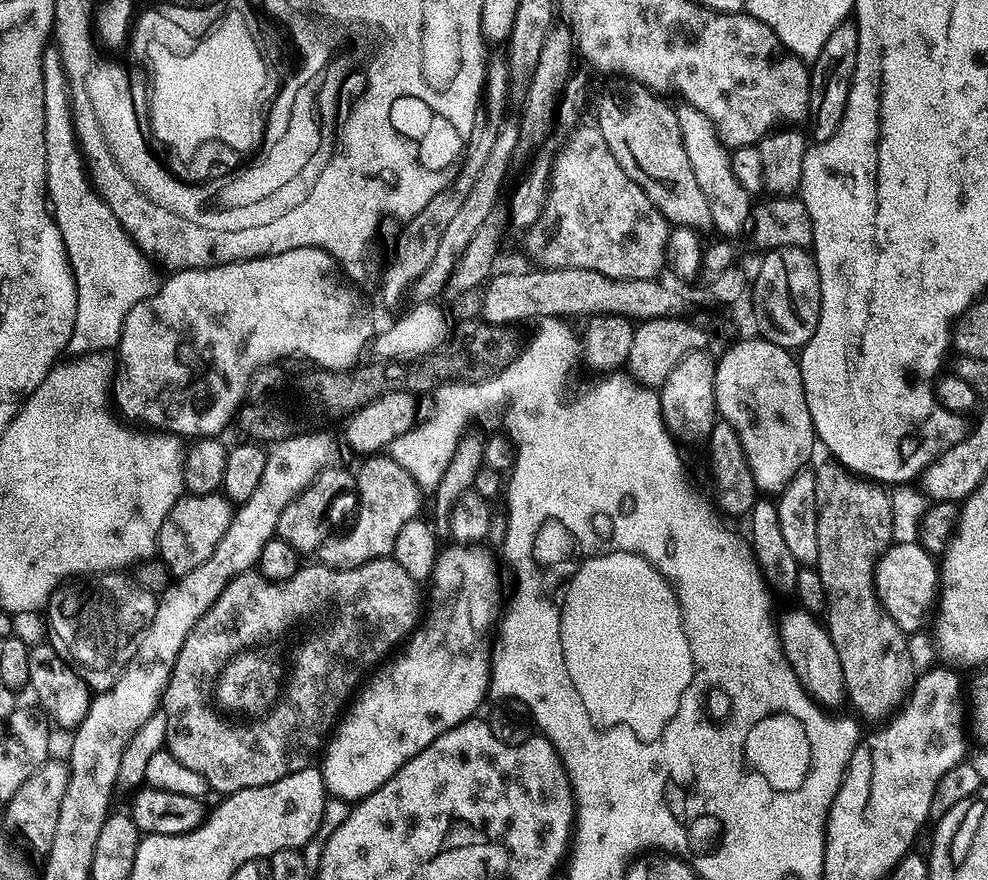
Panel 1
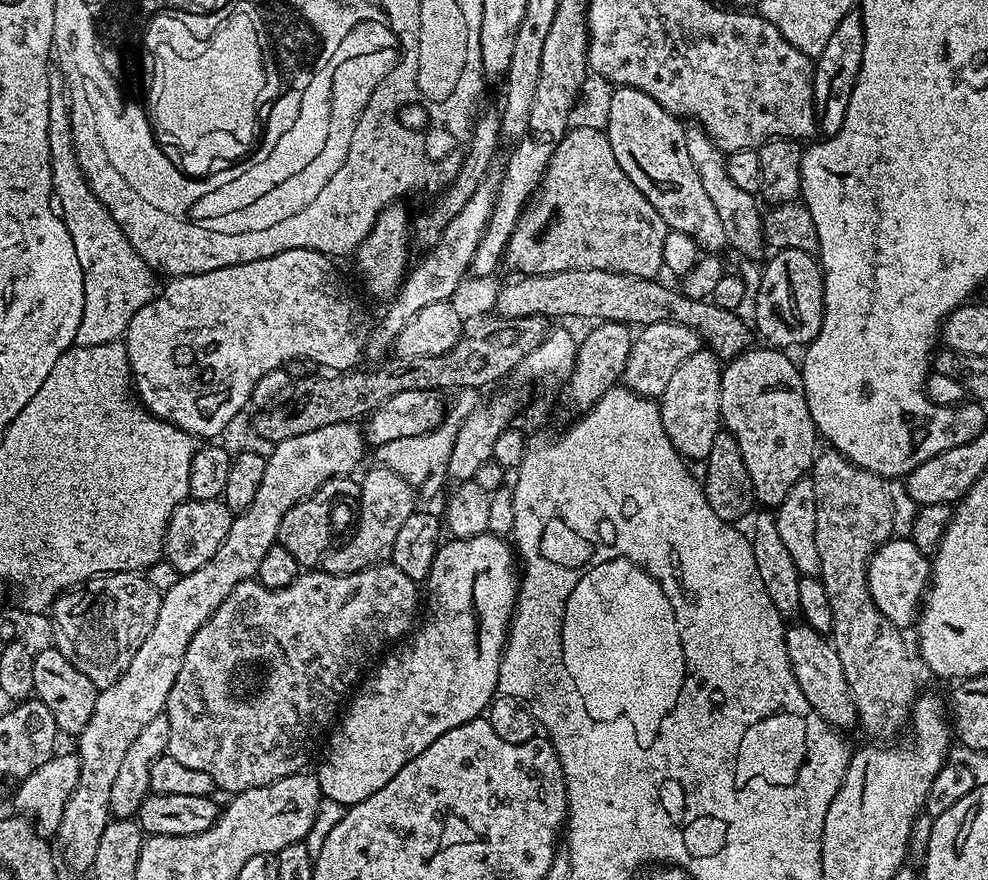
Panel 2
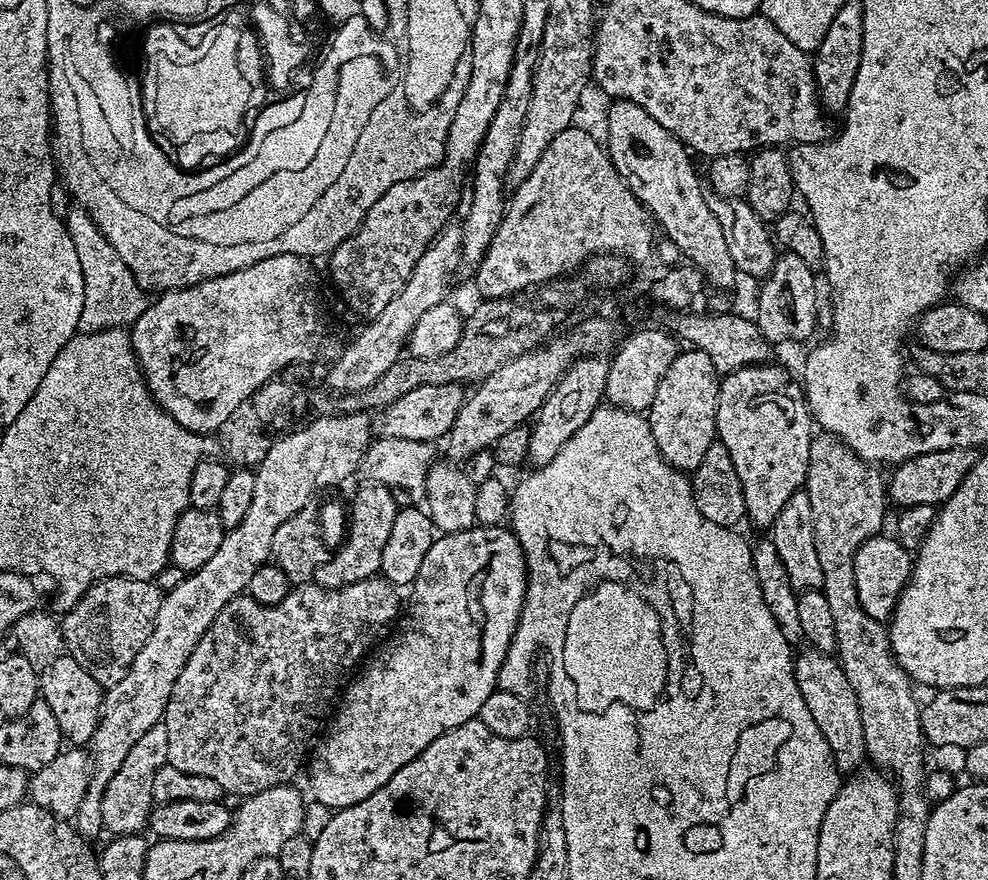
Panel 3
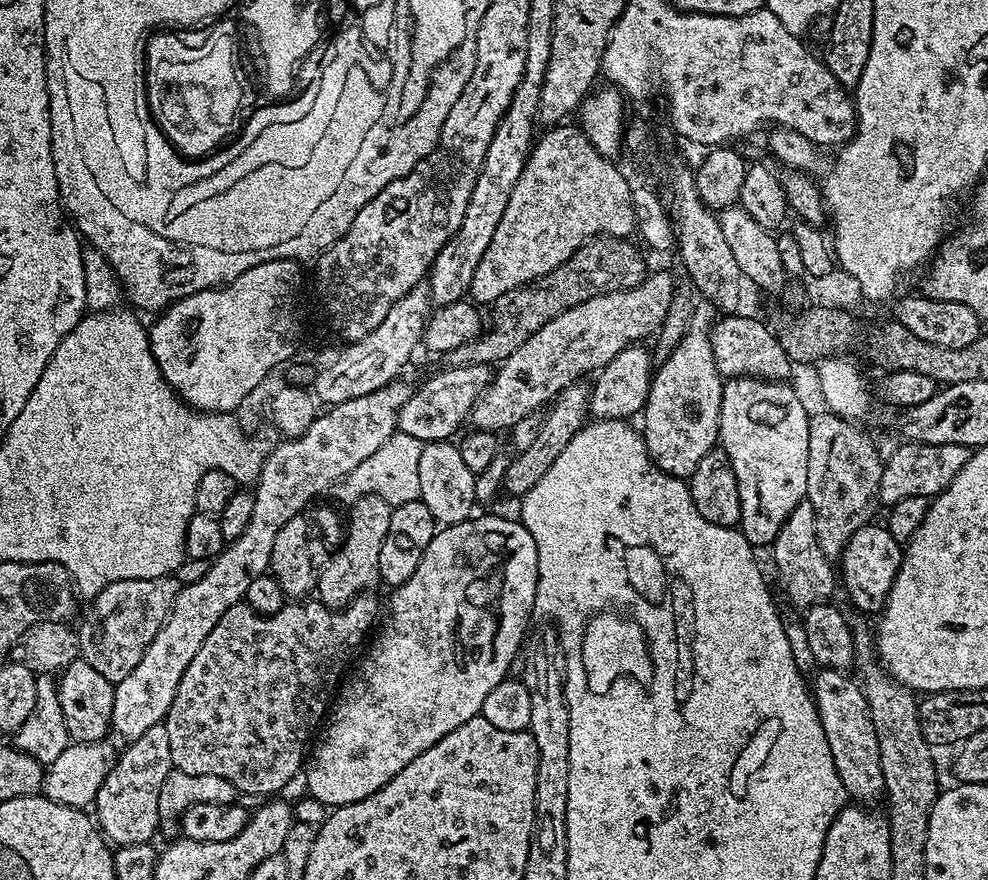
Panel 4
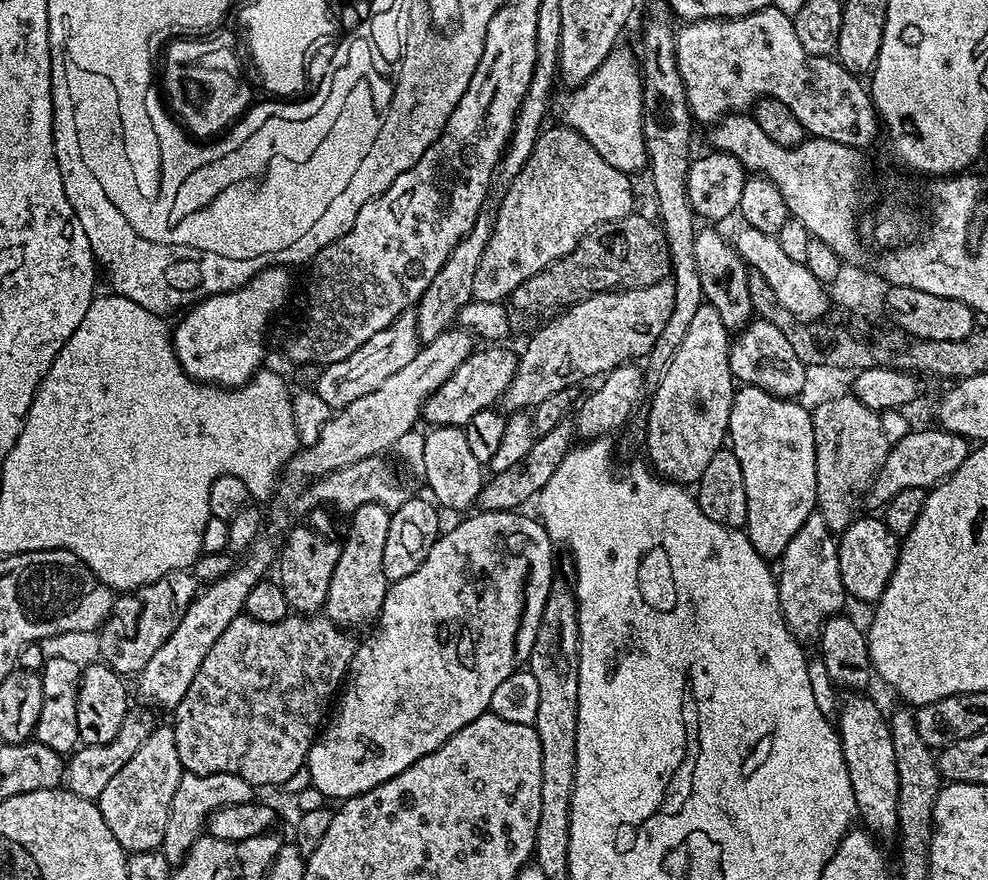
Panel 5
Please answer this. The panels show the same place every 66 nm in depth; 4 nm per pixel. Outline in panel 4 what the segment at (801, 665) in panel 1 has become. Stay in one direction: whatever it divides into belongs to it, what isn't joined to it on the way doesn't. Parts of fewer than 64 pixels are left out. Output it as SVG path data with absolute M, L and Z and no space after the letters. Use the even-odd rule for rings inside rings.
M820 668L815 673L816 685L810 691L828 738L830 752L842 778L842 786L853 801L864 806L875 805L875 800L885 795L882 758L874 718L864 697L863 687L848 677L847 671L838 668ZM856 799L856 800L855 800Z

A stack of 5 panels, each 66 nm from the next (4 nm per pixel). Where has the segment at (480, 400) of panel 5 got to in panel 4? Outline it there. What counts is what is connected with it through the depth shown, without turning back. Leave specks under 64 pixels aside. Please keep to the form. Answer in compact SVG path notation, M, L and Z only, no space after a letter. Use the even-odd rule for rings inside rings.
M487 364L453 365L449 369L428 379L420 388L416 388L407 403L397 415L399 431L410 434L424 443L451 439L458 428L469 419L473 407L479 401L492 381L492 370Z

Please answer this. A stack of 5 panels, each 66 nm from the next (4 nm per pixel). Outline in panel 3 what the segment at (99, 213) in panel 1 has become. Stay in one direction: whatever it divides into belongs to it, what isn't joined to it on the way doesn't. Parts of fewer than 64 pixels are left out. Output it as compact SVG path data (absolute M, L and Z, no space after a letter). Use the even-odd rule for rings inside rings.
M87 215L67 217L66 223L84 271L83 327L96 332L135 324L136 319L148 309L150 297L144 293L145 285L133 272L132 265Z

